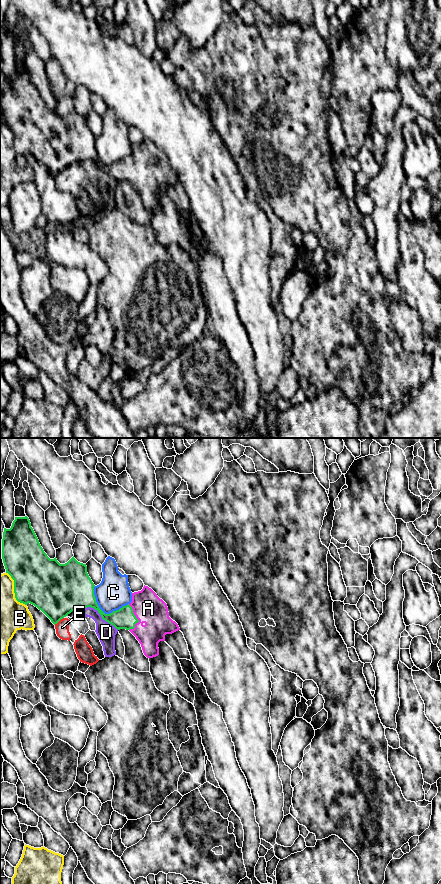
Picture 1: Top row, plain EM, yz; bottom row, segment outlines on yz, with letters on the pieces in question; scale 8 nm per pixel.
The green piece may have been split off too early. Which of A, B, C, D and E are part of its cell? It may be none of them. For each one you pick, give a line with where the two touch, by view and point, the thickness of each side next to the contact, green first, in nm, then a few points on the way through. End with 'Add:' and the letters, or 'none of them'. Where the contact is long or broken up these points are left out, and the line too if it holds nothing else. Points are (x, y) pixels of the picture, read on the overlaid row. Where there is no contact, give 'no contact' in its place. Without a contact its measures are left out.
A: meets green in yz at (136, 618); 170 nm thick on the green side, 240 nm on the other; runs through yz (124, 618), (136, 618), (148, 608)
Add: A

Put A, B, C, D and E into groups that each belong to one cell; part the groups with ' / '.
A / B / C / D E

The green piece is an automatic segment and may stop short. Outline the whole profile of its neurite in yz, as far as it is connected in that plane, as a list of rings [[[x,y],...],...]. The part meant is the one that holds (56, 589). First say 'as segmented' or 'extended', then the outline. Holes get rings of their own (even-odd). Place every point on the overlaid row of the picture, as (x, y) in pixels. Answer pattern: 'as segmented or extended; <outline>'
extended; [[[27,516],[15,517],[11,528],[4,528],[2,539],[2,559],[6,573],[8,573],[14,580],[14,593],[16,600],[25,605],[28,603],[34,605],[41,610],[54,625],[74,610],[81,610],[87,607],[94,608],[98,611],[103,620],[113,625],[116,629],[129,630],[141,644],[143,653],[147,658],[153,658],[159,655],[158,643],[160,641],[165,641],[166,634],[172,634],[180,630],[178,624],[169,617],[167,604],[160,599],[151,588],[145,585],[141,591],[132,593],[132,602],[130,604],[123,606],[119,610],[113,611],[110,614],[105,614],[96,602],[94,595],[95,585],[87,573],[86,564],[78,562],[74,556],[65,564],[60,564],[56,557],[50,559],[41,547]]]

